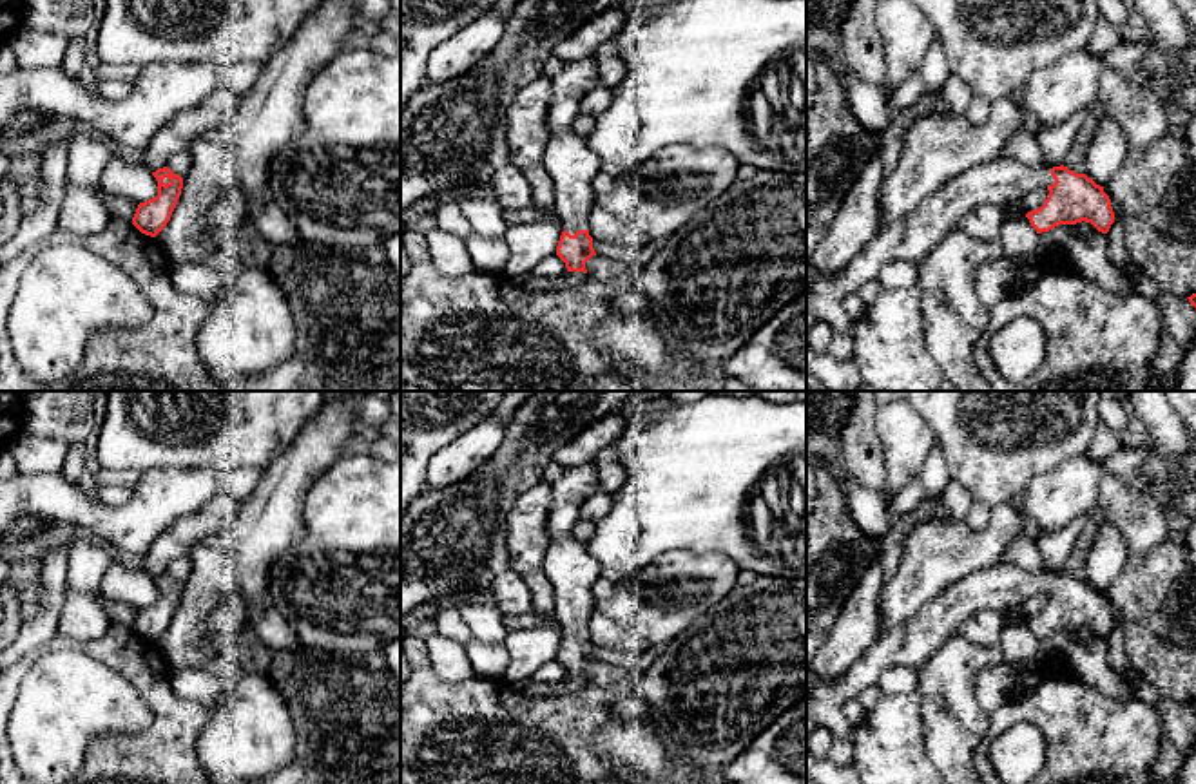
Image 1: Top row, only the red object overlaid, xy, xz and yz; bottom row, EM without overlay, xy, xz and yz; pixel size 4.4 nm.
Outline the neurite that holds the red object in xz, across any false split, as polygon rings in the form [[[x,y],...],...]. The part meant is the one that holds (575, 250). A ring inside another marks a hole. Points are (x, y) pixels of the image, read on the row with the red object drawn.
[[[571,129],[551,132],[544,165],[553,181],[555,215],[564,225],[556,255],[565,263],[567,272],[587,273],[585,263],[596,255],[589,235],[589,215],[591,181],[600,172],[600,159],[589,139]]]

